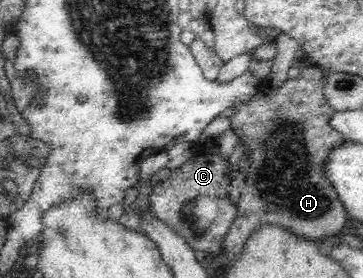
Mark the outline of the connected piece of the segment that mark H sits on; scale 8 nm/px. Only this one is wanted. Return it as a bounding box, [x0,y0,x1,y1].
[220,64,347,257]

